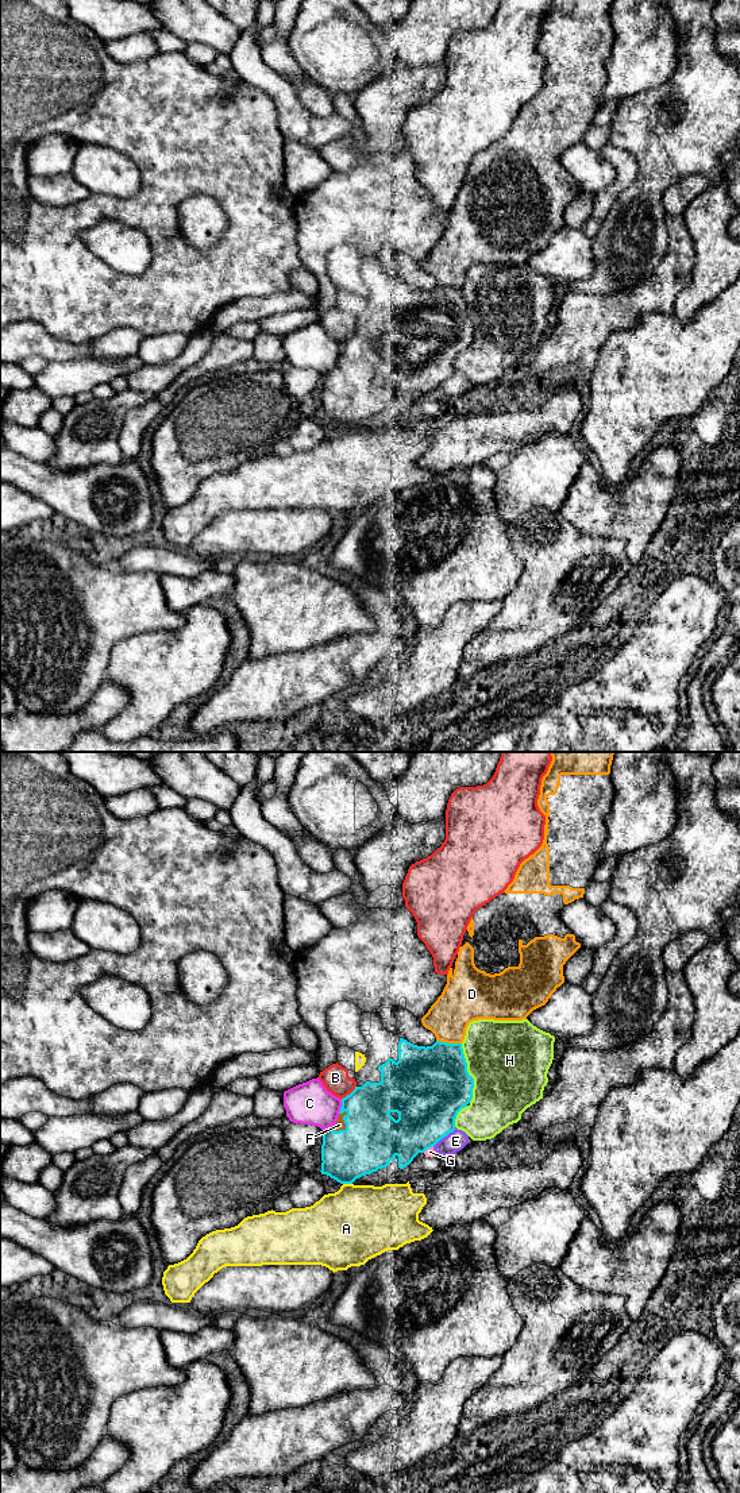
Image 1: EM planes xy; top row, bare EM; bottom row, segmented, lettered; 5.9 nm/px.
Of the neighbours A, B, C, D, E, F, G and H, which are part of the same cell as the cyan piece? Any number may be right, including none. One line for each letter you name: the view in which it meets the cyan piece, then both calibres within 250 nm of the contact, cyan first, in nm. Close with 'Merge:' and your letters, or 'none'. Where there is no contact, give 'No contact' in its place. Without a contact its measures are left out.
F: Touches cyan in xy. Thickness 340 nm (cyan) against 60 nm
Merge: F

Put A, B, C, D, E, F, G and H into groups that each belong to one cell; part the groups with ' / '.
A / B / C / D / E G / F / H

